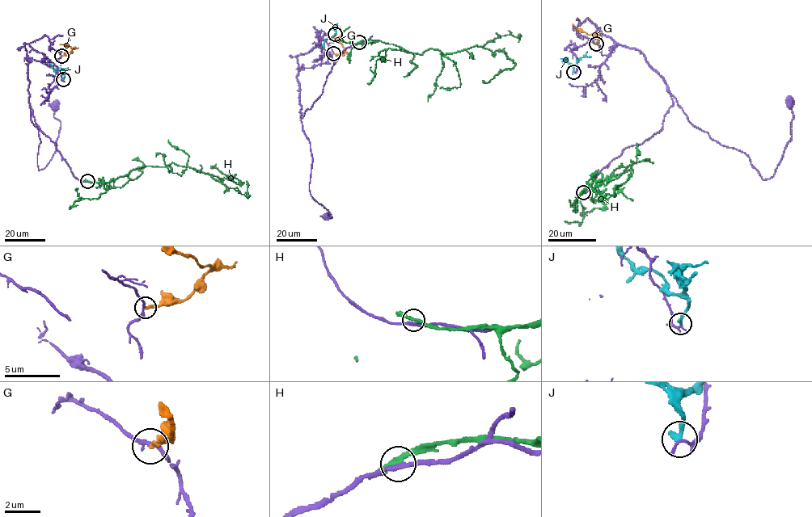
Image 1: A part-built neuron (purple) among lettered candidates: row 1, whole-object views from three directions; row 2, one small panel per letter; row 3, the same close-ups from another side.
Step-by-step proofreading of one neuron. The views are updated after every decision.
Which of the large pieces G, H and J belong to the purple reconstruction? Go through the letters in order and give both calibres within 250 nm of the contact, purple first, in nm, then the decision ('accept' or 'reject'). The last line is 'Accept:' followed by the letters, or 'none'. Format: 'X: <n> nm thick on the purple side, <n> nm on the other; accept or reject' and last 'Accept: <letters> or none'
G: 180 nm thick on the purple side, 240 nm on the other; reject
H: 220 nm thick on the purple side, 280 nm on the other; reject
J: 190 nm thick on the purple side, 320 nm on the other; reject
Accept: none

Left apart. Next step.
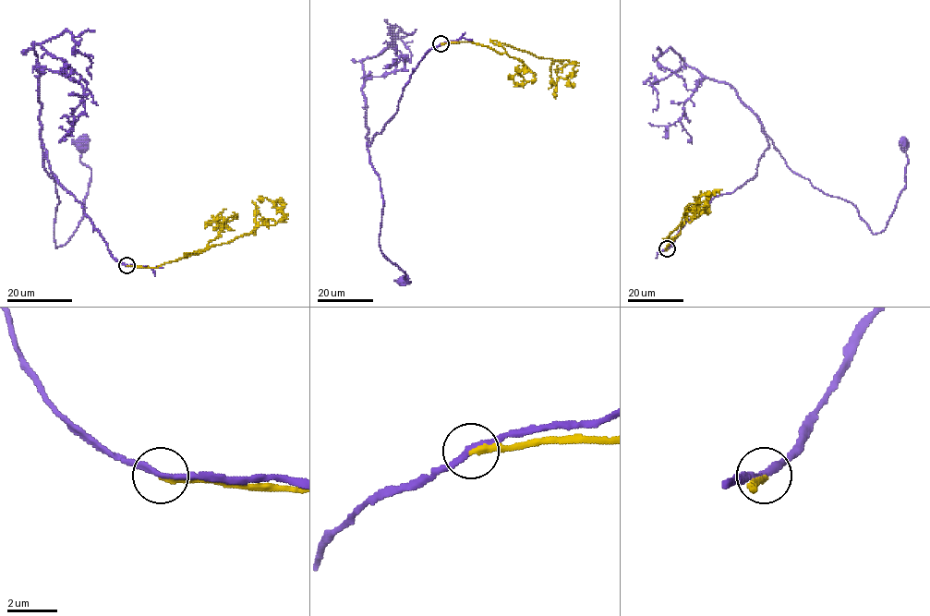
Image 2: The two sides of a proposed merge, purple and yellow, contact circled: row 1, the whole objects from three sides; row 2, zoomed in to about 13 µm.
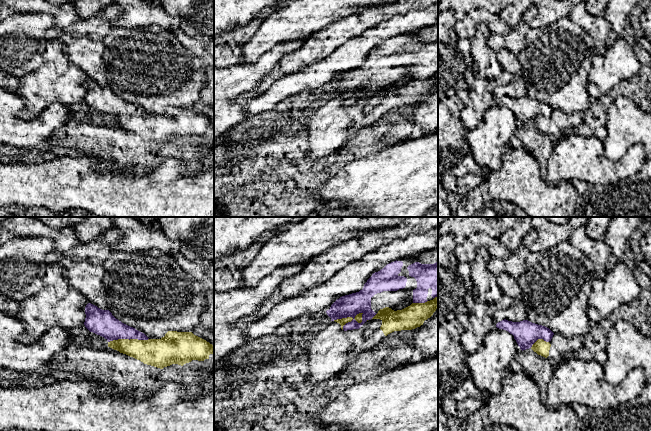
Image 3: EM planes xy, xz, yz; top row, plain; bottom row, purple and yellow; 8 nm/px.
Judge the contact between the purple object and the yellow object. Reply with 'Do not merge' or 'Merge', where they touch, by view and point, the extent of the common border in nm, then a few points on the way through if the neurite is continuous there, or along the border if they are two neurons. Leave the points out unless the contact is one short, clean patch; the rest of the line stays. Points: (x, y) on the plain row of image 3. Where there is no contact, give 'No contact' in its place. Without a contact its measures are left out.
Do not merge. Touches purple at xz (348, 92). Shared border 260 nm

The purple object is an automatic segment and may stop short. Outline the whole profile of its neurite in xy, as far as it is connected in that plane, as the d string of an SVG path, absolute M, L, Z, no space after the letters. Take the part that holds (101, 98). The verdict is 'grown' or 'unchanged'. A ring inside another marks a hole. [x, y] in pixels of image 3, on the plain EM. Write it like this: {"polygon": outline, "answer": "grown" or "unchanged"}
{"polygon": "M88 79L85 90L85 103L90 108L104 113L108 118L118 115L149 115L144 109L116 95L109 86L102 86Z", "answer": "unchanged"}

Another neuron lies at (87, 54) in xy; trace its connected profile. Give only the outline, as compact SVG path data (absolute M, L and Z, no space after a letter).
M87 37L58 38L71 63L77 65L91 80L102 86L108 86L104 61L105 45Z

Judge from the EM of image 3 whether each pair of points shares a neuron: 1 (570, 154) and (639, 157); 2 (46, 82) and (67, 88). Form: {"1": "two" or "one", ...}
{"1": "one", "2": "one"}

